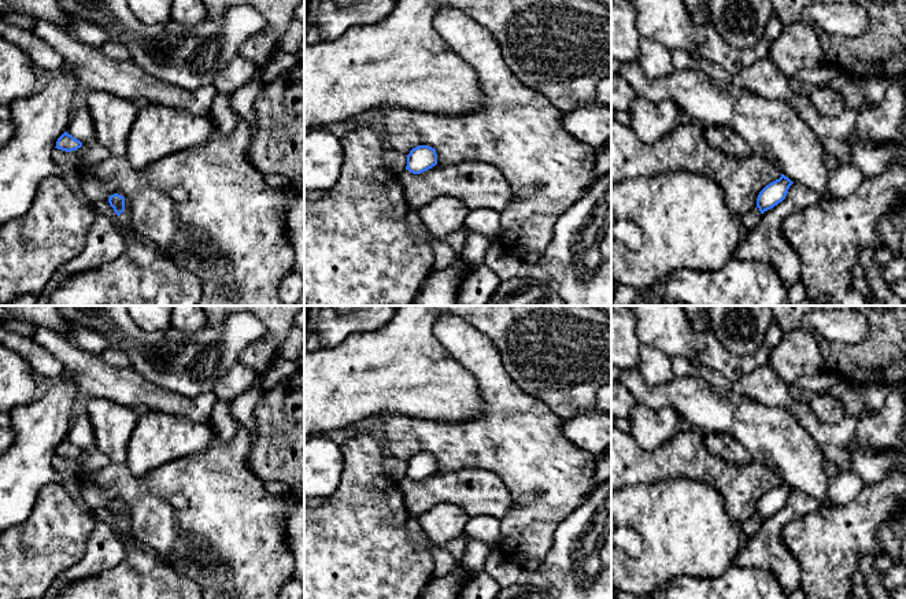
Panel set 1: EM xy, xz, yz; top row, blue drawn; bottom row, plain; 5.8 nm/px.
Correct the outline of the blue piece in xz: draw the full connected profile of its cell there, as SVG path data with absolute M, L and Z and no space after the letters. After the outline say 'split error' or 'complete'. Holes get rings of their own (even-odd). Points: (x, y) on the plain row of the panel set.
M418 452L407 462L407 473L413 481L421 481L437 472L436 456L428 452Z; complete

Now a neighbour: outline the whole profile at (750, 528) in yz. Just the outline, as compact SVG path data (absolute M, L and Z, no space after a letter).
M758 514L752 515L748 521L739 525L739 528L744 532L747 540L754 537L761 528L761 518Z

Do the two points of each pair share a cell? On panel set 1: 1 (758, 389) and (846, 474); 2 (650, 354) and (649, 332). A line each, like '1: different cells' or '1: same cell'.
1: same cell
2: different cells

